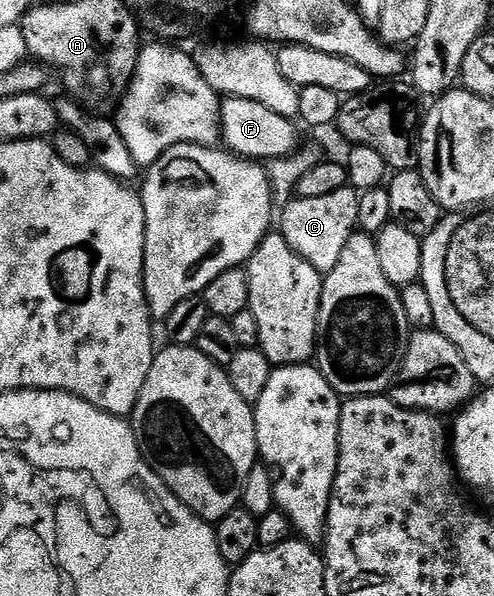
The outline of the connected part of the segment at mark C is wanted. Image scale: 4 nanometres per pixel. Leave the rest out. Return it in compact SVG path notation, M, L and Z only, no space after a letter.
M348 185L322 197L293 198L279 212L279 234L284 236L286 245L290 245L298 257L314 265L316 271L326 273L338 265L338 257L342 257L346 241L350 241L350 237L358 230L359 200L359 194Z

